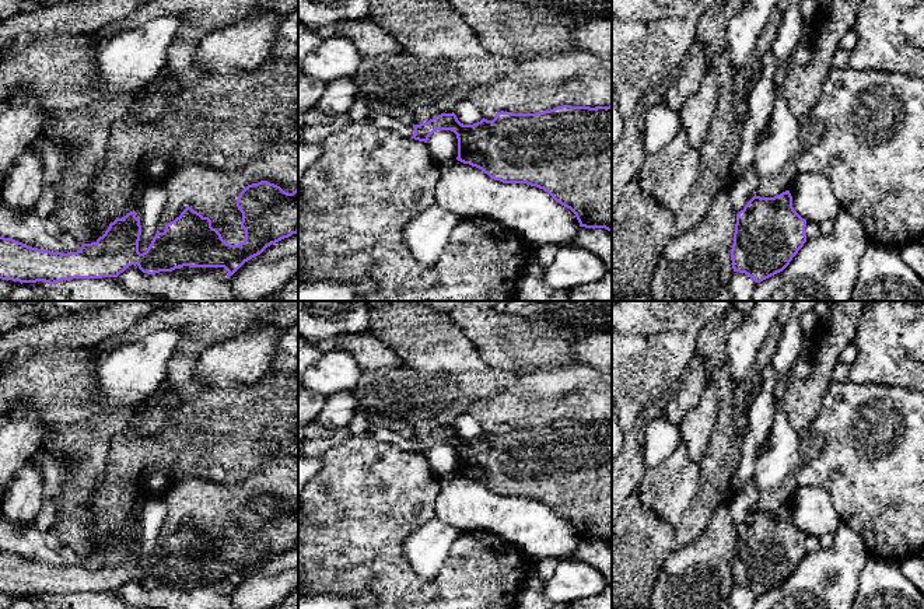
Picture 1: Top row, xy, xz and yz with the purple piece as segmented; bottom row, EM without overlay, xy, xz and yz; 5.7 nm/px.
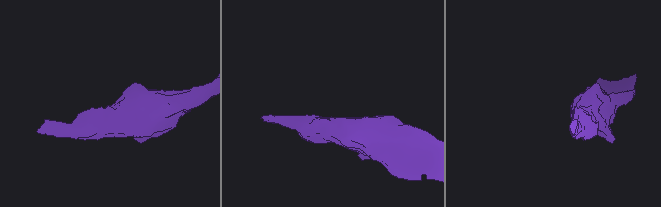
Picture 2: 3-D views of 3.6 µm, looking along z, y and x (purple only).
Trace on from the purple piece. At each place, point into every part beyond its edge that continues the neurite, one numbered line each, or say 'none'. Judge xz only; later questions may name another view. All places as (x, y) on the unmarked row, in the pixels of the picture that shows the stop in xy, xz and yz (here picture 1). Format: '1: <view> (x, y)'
none

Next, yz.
none

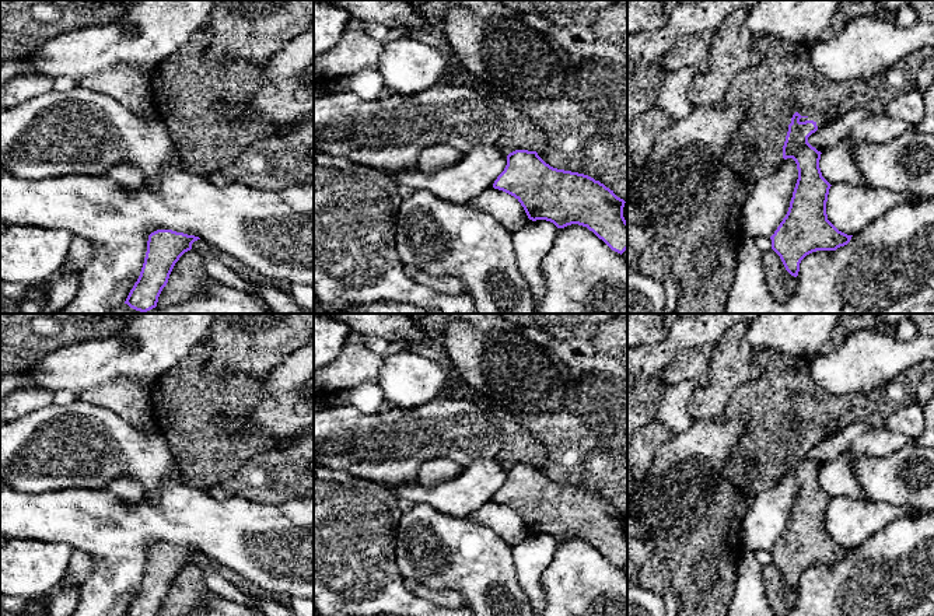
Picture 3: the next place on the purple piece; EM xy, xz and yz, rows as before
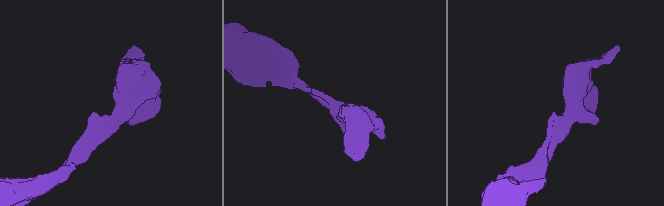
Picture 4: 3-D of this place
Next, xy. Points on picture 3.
none

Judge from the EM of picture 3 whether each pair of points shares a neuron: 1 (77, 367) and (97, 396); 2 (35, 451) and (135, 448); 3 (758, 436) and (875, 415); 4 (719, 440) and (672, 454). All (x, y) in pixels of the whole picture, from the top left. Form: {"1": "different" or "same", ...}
{"1": "different", "2": "same", "3": "same", "4": "same"}

